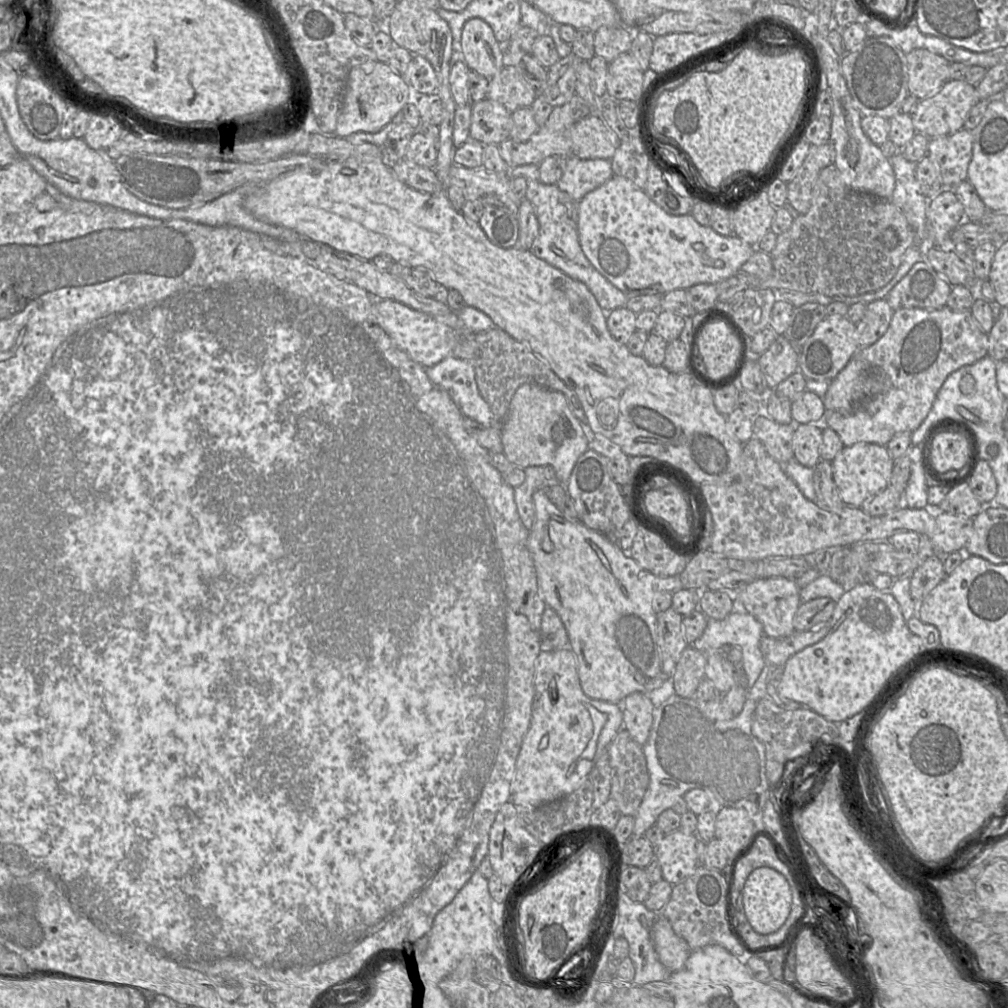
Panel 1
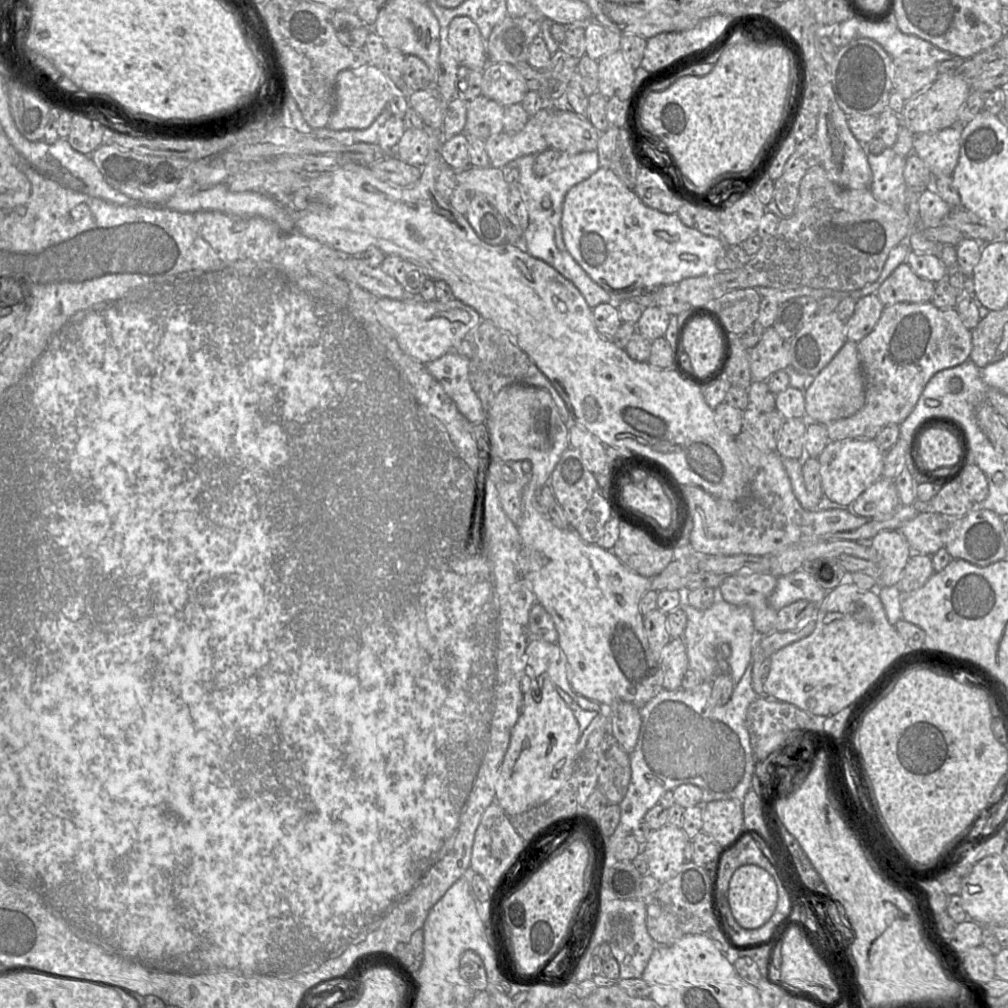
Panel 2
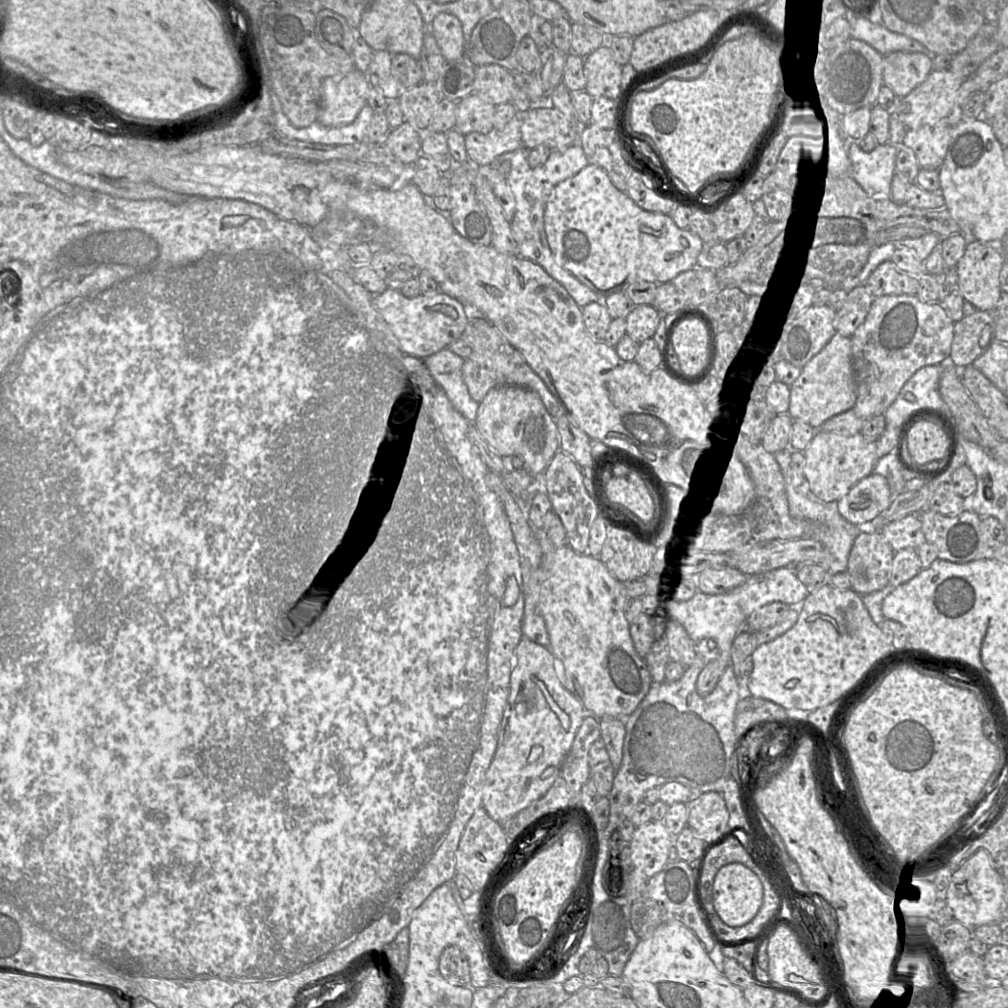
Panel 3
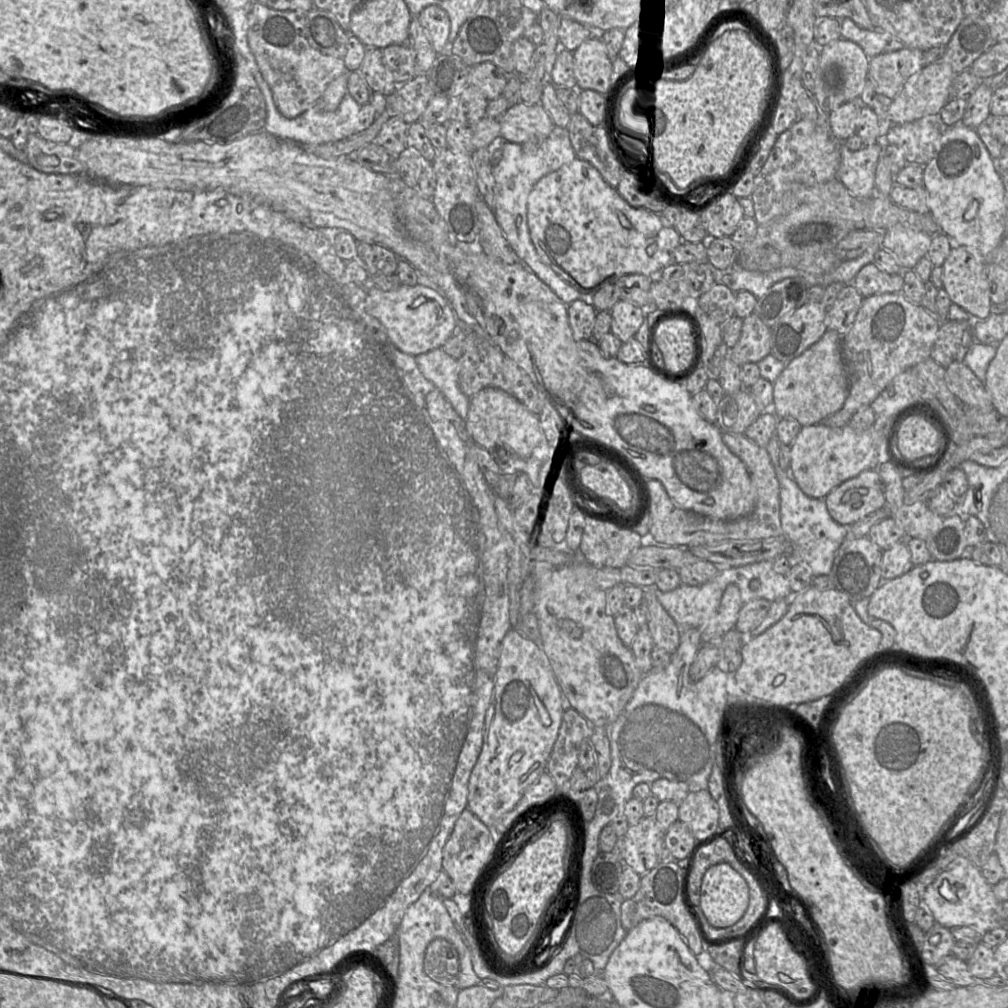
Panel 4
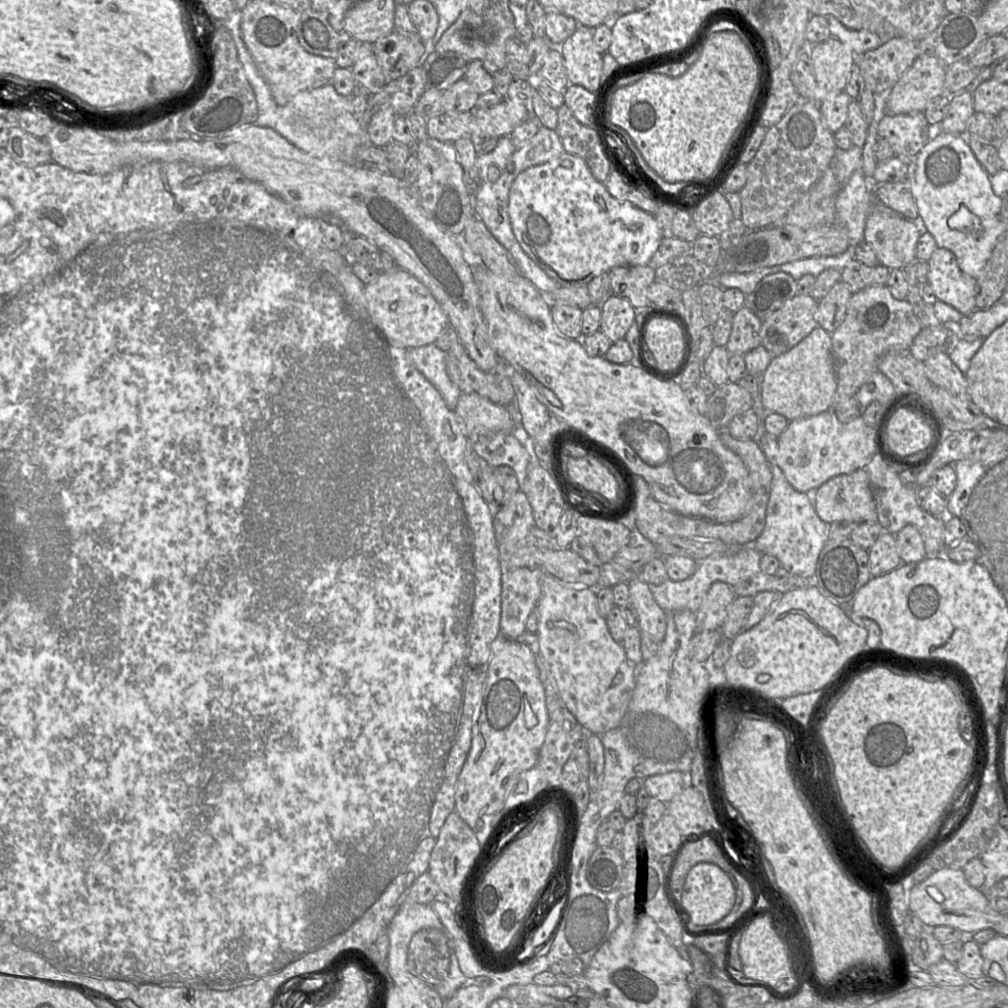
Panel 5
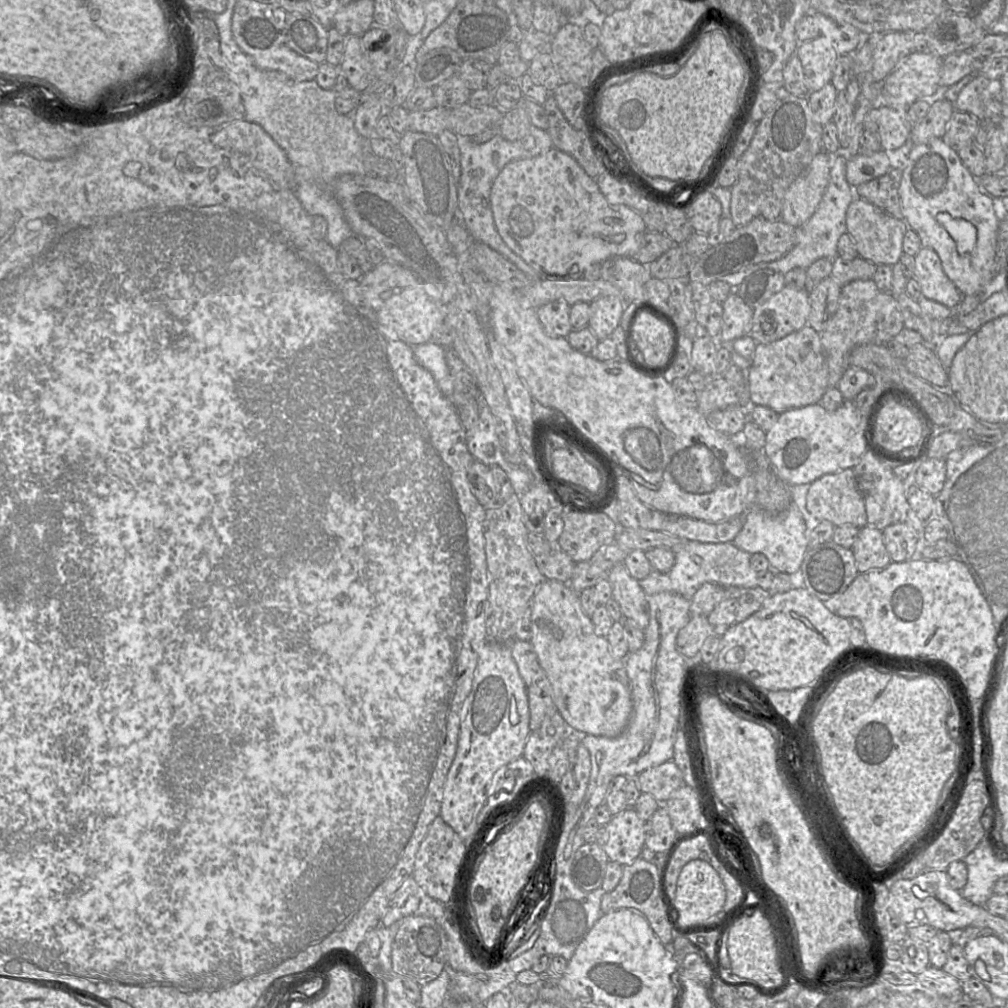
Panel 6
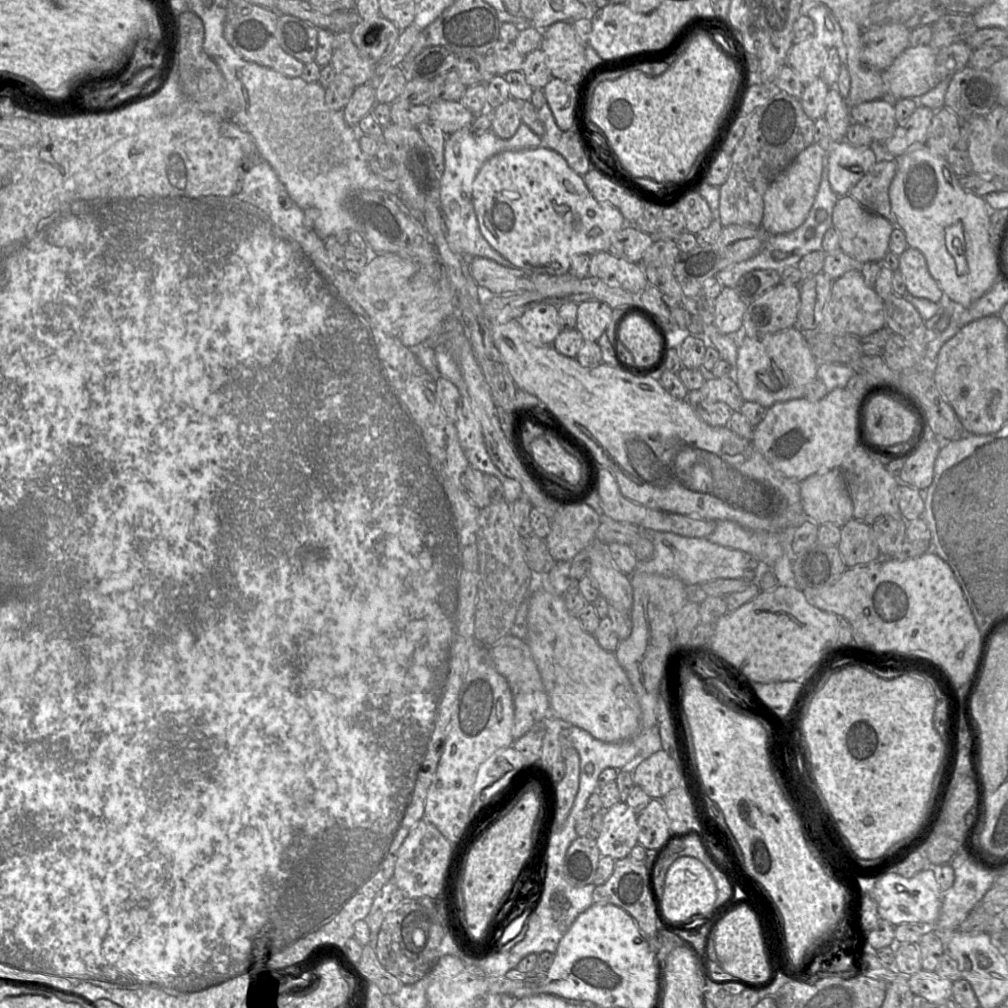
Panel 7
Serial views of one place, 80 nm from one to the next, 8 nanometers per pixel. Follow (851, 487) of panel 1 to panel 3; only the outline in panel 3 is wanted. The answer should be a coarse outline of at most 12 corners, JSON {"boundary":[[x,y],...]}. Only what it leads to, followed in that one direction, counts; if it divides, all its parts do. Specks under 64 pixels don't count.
{"boundary":[[817,431],[803,451],[815,496],[837,502],[874,472],[876,442]]}

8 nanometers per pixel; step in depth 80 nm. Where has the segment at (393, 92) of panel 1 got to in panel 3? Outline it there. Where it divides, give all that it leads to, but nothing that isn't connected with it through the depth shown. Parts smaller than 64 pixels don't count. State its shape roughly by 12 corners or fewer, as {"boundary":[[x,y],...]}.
{"boundary":[[358,70],[325,79],[317,120],[352,123],[371,87]]}

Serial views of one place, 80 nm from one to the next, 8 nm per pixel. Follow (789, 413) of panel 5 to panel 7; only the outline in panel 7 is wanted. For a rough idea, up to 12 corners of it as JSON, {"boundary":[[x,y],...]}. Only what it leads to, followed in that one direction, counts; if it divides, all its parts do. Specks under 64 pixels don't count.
{"boundary":[[797,327],[738,346],[745,401],[803,398],[818,363]]}

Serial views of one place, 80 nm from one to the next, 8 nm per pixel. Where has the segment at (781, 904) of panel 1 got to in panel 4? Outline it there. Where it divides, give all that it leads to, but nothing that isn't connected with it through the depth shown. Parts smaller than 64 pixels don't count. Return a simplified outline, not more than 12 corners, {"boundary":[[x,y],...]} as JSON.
{"boundary":[[711,866],[699,907],[715,928],[736,924],[749,905],[746,880]]}

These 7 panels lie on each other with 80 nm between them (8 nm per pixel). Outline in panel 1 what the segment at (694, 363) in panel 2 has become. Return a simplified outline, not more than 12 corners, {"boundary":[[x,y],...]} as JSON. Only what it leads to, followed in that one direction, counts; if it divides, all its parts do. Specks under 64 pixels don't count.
{"boundary":[[711,322],[697,344],[709,377],[739,371],[745,343]]}

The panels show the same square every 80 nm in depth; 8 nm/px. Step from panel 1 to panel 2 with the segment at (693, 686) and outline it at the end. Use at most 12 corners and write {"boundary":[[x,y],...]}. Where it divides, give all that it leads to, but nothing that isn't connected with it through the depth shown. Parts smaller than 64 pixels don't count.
{"boundary":[[672,638],[660,651],[663,688],[678,690],[688,669],[686,647]]}

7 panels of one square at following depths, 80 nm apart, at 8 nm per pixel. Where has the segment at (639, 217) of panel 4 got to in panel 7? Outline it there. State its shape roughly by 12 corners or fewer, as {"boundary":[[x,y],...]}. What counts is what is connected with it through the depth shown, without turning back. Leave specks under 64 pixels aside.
{"boundary":[[504,151],[473,181],[507,267],[569,275],[629,225],[563,156]]}

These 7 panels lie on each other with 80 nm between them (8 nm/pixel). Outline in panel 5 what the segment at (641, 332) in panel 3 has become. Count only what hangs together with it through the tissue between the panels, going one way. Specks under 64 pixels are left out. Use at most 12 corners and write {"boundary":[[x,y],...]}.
{"boundary":[[611,295],[600,305],[600,331],[623,340],[637,310]]}

